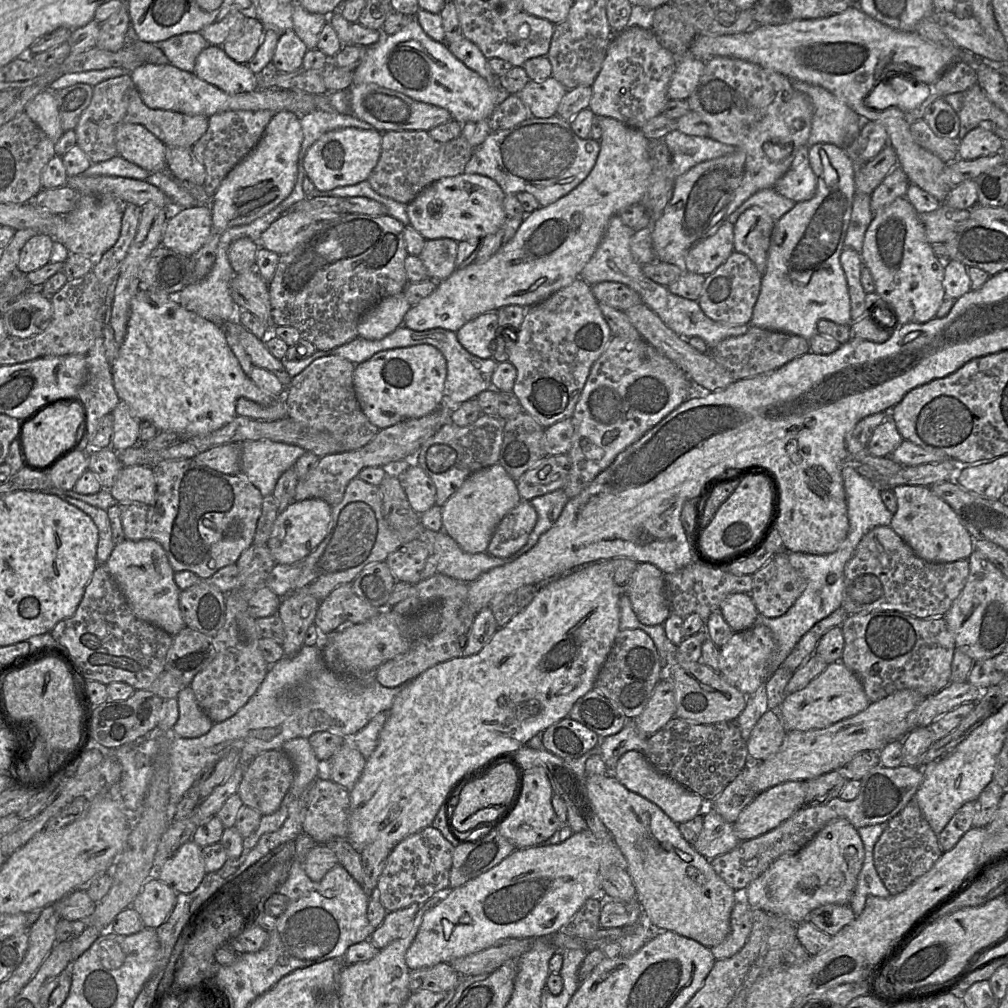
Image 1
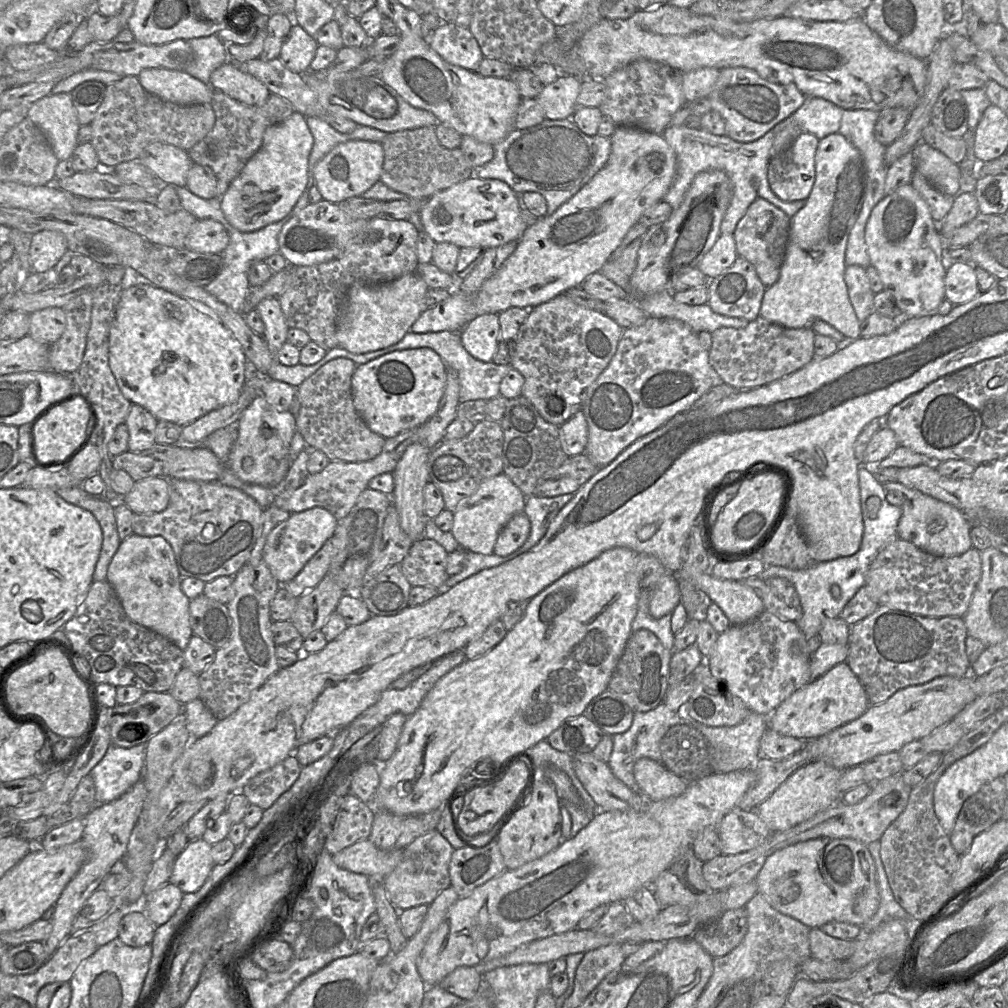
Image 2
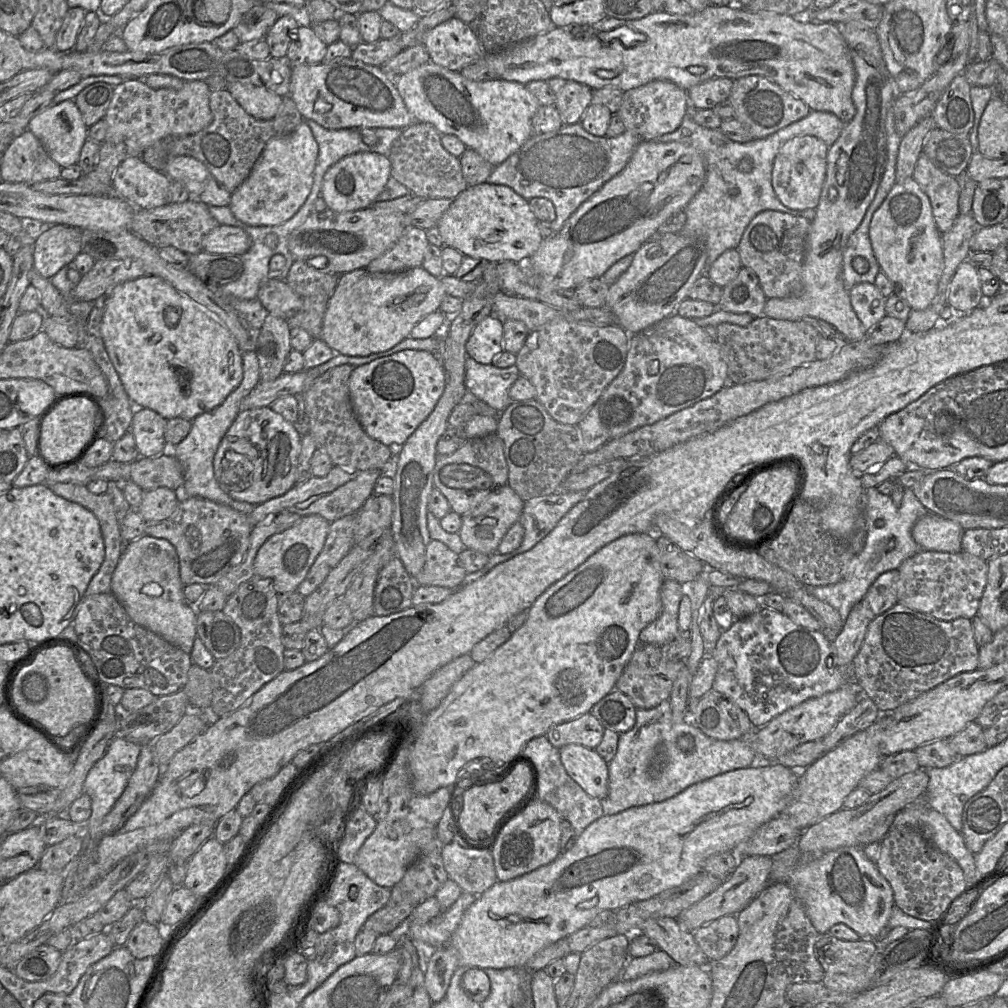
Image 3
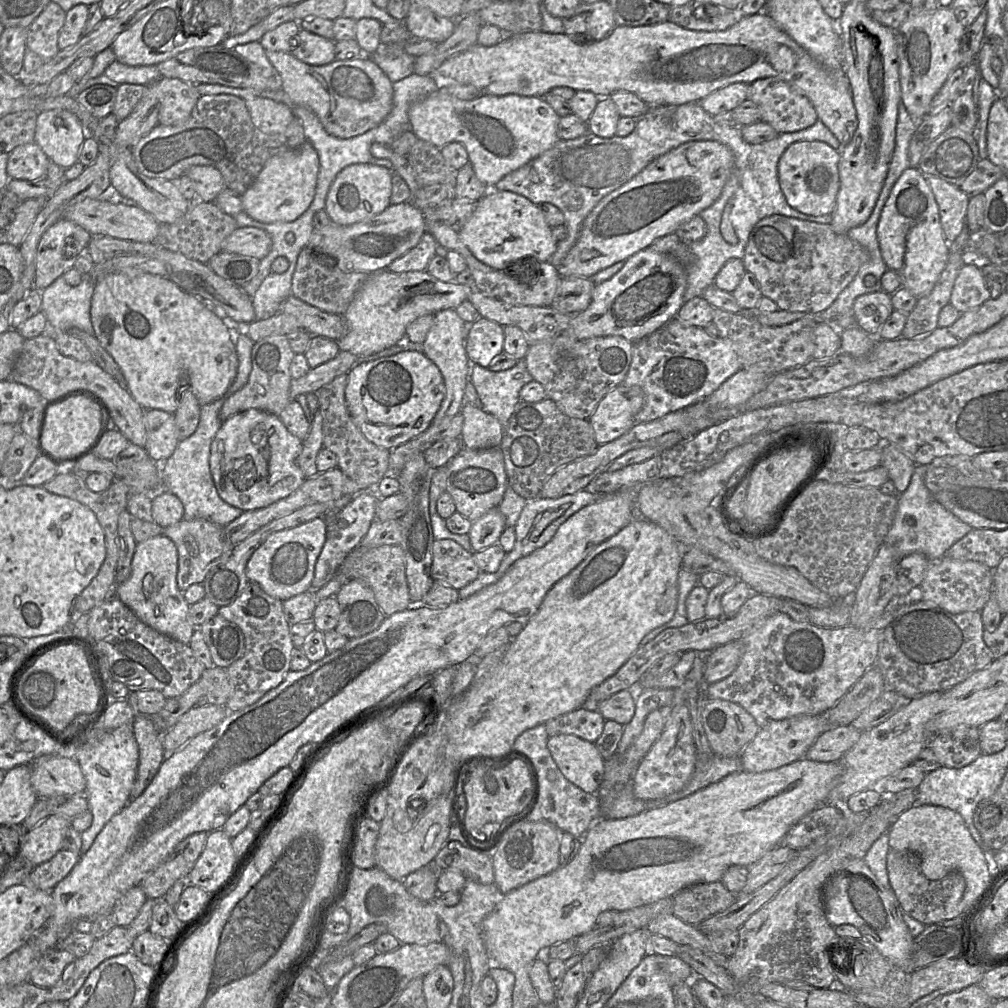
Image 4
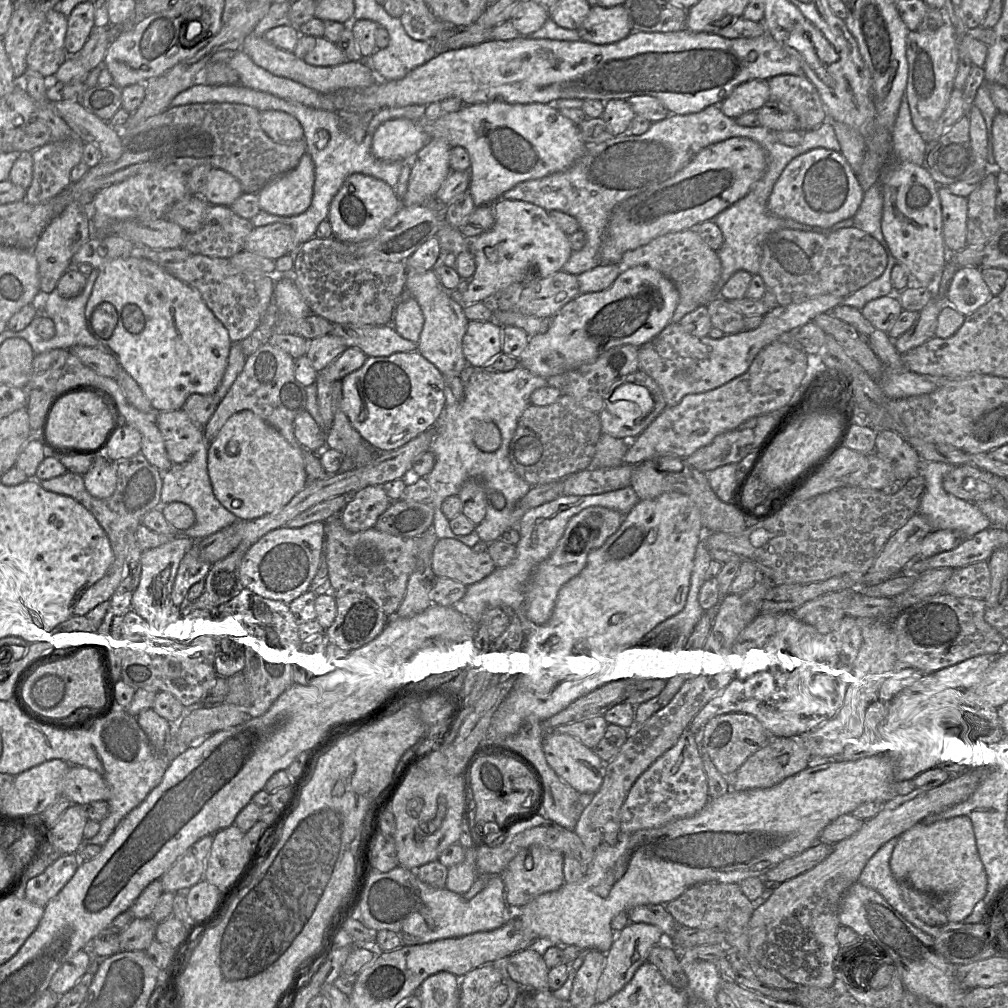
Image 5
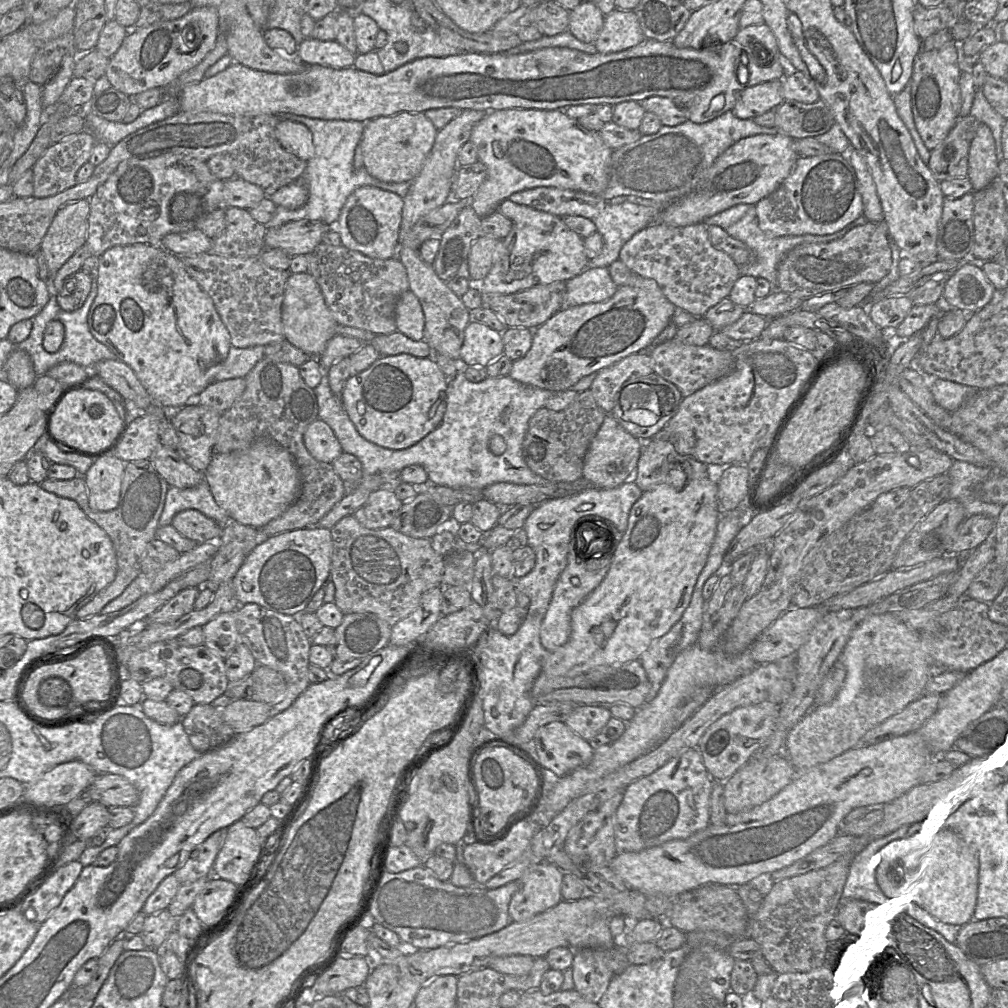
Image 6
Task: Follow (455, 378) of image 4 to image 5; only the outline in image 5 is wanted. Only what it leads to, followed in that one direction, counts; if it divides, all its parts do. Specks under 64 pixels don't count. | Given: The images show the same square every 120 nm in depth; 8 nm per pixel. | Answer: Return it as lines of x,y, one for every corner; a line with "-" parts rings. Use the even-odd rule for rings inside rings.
407,270
406,290
418,302
424,316
417,351
434,364
443,376
459,376
468,365
462,351
462,341
469,322
464,314
465,305
451,297
452,291
441,284
433,270

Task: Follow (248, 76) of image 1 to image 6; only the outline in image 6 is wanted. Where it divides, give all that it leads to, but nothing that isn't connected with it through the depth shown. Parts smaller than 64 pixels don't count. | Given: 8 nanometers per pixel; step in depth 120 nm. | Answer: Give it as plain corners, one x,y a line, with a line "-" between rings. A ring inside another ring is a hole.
281,119
275,127
275,136
286,151
299,159
307,162
314,157
313,136
304,124

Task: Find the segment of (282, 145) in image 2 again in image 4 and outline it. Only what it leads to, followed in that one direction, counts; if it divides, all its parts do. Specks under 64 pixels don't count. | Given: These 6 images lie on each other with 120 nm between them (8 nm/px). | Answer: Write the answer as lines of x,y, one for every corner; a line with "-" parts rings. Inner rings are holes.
307,140
296,149
271,157
256,180
241,195
243,212
263,223
295,221
313,201
318,172
318,153

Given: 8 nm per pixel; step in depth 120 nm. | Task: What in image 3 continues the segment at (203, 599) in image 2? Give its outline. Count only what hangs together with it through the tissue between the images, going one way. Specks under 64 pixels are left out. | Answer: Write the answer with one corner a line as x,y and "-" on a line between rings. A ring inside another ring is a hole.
222,611
197,612
197,636
215,660
232,654
241,639
239,627

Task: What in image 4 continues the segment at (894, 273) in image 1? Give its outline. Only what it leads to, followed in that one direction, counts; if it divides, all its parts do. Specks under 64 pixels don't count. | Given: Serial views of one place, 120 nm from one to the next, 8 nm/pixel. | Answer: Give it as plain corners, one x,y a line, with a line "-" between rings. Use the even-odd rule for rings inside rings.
918,167
903,171
893,185
877,226
882,258
906,288
918,299
934,288
949,258
949,243
940,223
939,209
925,175

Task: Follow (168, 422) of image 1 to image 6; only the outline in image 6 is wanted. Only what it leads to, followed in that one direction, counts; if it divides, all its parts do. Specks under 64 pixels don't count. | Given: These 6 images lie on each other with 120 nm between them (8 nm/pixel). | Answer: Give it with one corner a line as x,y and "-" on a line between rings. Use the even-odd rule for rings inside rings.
136,243
133,245
118,245
114,246
108,250
106,250
102,255
99,256
98,258
98,277
97,277
97,286
98,286
98,293
91,305
89,315
88,315
88,326
90,333
93,335
93,337
107,346
118,358
118,360
124,362
127,364
135,373
136,377
139,379
143,387
146,389
148,394
150,395
152,402
154,404
158,404
159,407
162,407
163,409
166,410
180,410
182,407
185,405
190,404
190,399
193,396
198,396
209,384
212,382
219,382
219,381
214,381
214,376
215,374
219,371
221,364
225,361
227,358
228,352
230,347
232,346
230,343
230,334
226,326
221,320
220,315
218,314
214,302
211,299
211,297
199,286
199,284
192,279
189,274
186,272
183,264
181,263
180,259
178,256
170,253
169,251
165,250
161,245
150,245
146,243
-
266,438
256,440
244,450
213,455
204,472
204,479
215,502
226,511
231,520
254,528
262,528
281,516
297,500
301,489
300,471
292,454

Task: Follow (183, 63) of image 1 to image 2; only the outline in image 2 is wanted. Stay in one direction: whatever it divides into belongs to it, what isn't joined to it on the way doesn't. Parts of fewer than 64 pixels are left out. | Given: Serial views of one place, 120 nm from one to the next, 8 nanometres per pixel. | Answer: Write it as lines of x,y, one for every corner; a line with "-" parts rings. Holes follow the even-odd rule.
216,34
186,41
194,52
194,60
185,72
210,85
211,74
228,61
228,48
234,43
220,40

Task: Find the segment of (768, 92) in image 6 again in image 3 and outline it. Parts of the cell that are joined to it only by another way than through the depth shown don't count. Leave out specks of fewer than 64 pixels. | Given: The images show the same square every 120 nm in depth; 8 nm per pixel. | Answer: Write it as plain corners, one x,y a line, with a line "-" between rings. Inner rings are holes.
730,78
708,79
687,90
688,99
696,108
710,109
728,100
733,84

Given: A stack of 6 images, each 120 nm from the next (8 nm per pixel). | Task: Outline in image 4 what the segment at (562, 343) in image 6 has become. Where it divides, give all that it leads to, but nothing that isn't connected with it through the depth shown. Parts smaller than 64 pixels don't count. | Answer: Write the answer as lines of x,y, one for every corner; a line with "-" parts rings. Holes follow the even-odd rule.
647,247
625,260
624,266
610,279
595,286
589,306
571,319
568,327
560,332
574,340
592,337
621,336
631,343
652,334
671,319
676,318
684,305
684,293
687,286
687,269
676,258
659,253

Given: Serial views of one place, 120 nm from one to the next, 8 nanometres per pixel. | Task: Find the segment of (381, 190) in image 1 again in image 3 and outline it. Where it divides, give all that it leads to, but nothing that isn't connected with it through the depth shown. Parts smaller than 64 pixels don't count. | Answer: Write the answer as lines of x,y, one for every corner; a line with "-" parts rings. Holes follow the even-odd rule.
415,122
404,128
392,144
388,159
391,176
405,185
410,193
425,199
454,199
467,188
460,160
450,154
441,143
441,134
428,123

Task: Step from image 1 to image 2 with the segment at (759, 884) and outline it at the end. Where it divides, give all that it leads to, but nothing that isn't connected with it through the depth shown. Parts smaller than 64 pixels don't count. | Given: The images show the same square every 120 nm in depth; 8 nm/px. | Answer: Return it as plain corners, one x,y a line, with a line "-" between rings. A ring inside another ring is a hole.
816,838
777,850
765,860
755,882
775,910
809,928
831,921
862,926
879,907
873,858
866,845
852,838

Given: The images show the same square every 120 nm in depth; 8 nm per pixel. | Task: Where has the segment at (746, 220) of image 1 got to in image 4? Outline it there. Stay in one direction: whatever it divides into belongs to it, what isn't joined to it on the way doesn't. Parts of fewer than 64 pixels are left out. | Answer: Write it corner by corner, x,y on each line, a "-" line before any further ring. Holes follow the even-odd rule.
774,214
763,218
755,225
742,262
746,271
756,276
762,295
773,300
779,310
819,314
830,307
869,259
870,255
865,247
850,239
847,234
835,233
830,224

